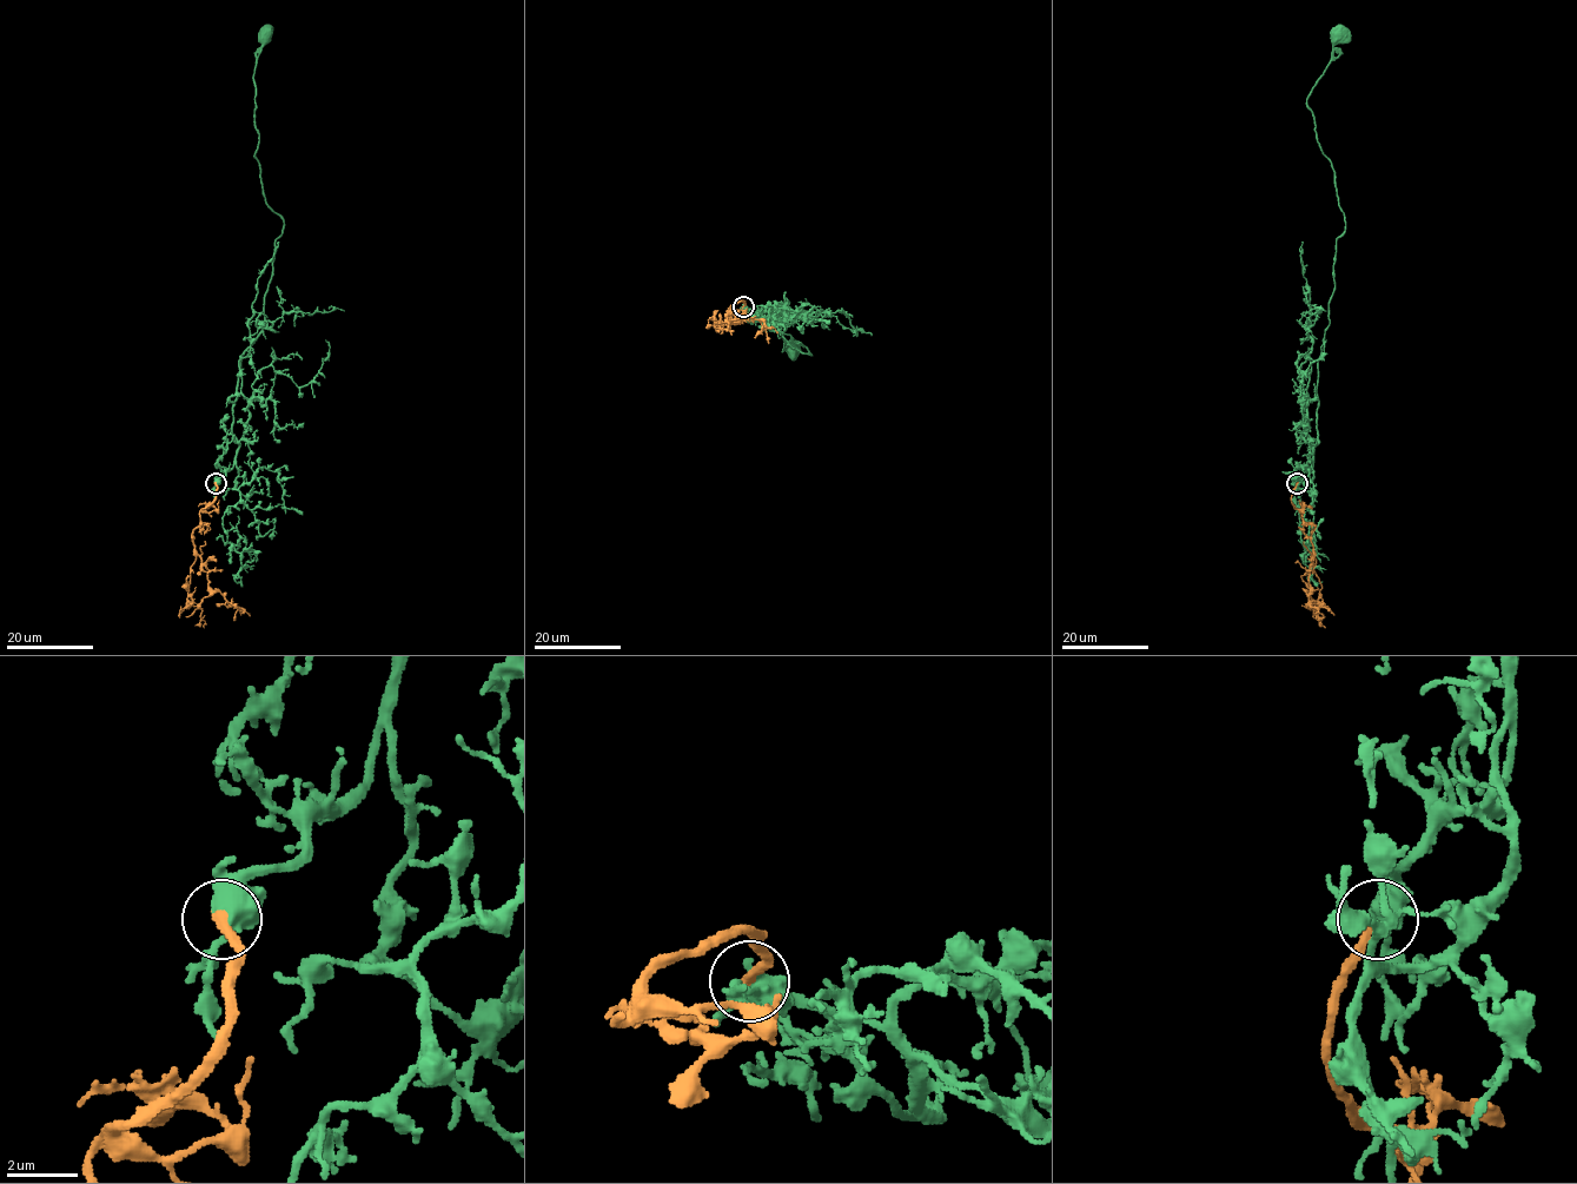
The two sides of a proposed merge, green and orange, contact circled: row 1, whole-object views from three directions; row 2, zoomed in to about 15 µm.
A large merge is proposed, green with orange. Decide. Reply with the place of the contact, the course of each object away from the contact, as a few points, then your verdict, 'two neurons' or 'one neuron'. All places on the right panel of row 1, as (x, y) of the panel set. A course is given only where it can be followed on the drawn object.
at (1297, 483); green runs (1297, 483), (1313, 463), (1318, 359), (1334, 286), (1336, 240), (1345, 219), (1331, 161), (1306, 104), (1338, 35); orange runs (1297, 483), (1293, 505), (1314, 526), (1306, 596), (1312, 607), (1327, 608), (1333, 615); one neuron

